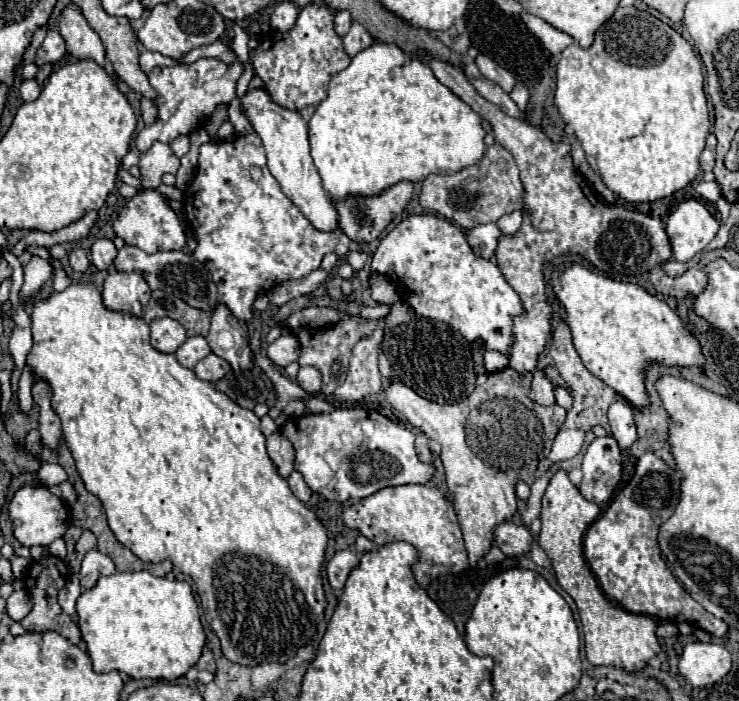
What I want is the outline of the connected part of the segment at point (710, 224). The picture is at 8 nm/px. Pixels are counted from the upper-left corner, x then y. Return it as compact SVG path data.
M697 200L681 202L667 218L665 232L671 244L671 260L687 262L717 234L719 222Z

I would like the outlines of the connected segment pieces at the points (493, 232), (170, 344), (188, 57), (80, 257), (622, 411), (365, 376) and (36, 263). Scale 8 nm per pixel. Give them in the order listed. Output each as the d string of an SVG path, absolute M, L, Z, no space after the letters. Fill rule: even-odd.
M485 224L485 226L475 226L473 230L467 232L467 240L477 256L483 258L493 258L497 250L501 230L497 224Z
M159 318L153 320L149 326L151 326L151 344L159 352L171 354L183 344L183 340L187 340L185 328L177 320Z
M217 40L217 42L213 42L213 44L207 44L207 46L193 48L189 54L185 54L185 56L181 58L181 62L191 64L191 62L199 60L201 56L215 56L215 58L227 62L227 64L235 64L235 62L239 62L237 54L229 48L229 44L225 44L225 42L221 42L221 40Z
M75 248L71 254L69 254L69 264L75 272L85 272L87 266L89 266L89 256L83 248Z
M619 398L611 408L609 408L609 426L611 434L617 440L621 452L629 450L631 444L637 440L635 432L635 422L633 422L633 408L625 404L625 398Z
M377 328L371 336L355 344L347 380L335 390L337 402L359 402L383 392L383 380L377 368L379 342L382 342L383 335L383 329Z
M33 256L29 264L23 266L23 274L25 274L25 282L21 288L21 298L33 298L43 288L43 284L51 278L53 266L47 260Z

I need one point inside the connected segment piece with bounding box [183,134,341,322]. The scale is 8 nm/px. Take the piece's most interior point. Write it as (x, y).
(250, 236)

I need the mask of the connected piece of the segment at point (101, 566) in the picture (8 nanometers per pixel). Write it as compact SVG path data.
M89 550L83 558L79 580L81 580L81 586L87 590L97 584L99 576L111 576L115 572L117 572L117 568L109 556L101 554L99 550Z

